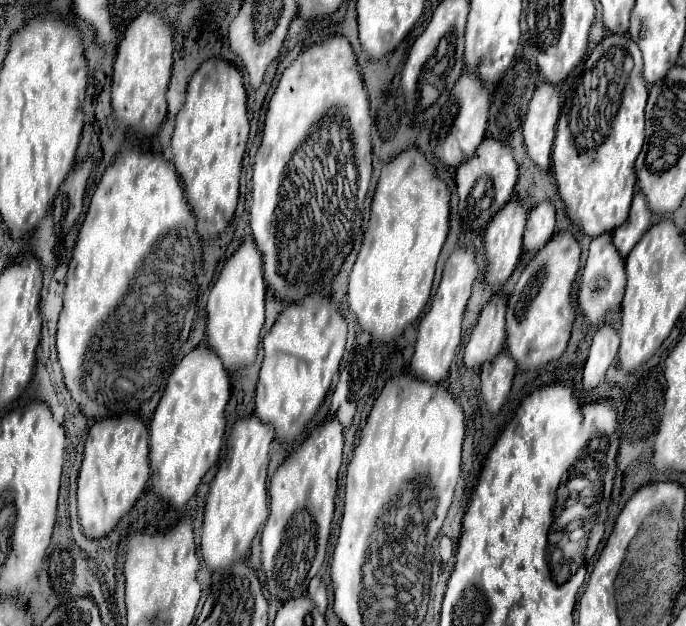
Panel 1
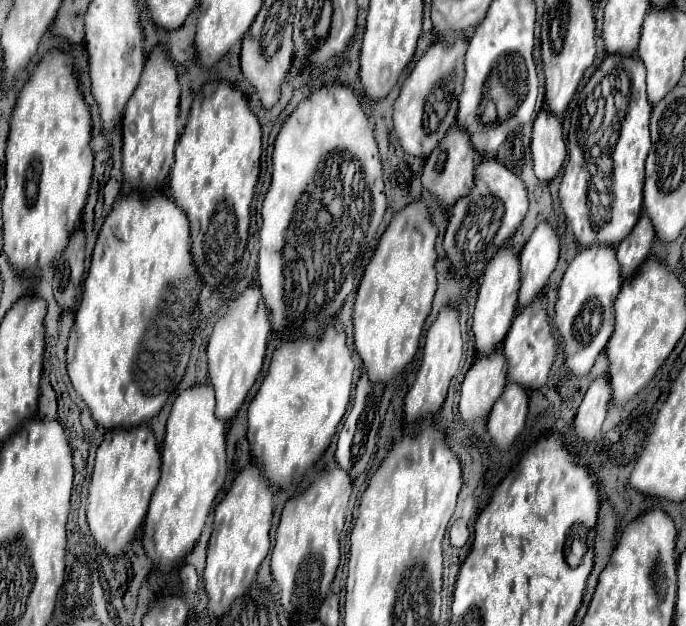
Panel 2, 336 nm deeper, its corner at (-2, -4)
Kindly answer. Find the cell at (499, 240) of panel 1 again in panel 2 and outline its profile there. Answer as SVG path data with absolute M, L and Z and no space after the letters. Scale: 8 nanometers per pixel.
M505 245L499 253L495 253L495 261L487 265L487 273L483 273L483 283L479 287L479 297L473 313L473 333L479 353L483 355L491 353L497 345L503 343L517 311L517 291L519 291L519 251L511 245Z

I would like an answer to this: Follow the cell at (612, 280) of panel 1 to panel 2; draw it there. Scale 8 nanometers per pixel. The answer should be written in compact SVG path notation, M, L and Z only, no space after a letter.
M593 245L577 253L569 263L561 287L559 301L555 305L555 327L565 341L565 367L583 377L593 367L597 355L605 349L615 323L613 303L621 289L619 263L615 261L615 249L607 245Z

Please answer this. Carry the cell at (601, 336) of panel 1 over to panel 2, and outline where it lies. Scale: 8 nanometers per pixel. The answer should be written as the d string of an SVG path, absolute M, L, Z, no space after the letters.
M597 377L587 389L577 415L575 415L575 431L579 439L585 443L593 441L601 433L601 425L605 419L605 411L611 401L611 387L607 377Z

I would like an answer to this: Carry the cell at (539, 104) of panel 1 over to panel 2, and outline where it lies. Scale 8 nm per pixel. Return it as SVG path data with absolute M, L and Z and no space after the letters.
M541 109L533 123L531 139L531 159L537 179L551 181L559 173L565 155L567 149L563 141L561 121L549 109Z

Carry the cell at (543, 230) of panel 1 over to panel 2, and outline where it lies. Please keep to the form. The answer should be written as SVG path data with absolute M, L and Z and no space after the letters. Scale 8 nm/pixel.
M543 221L535 227L533 235L529 237L521 251L521 289L519 289L521 307L531 303L541 293L549 275L555 269L557 259L559 239L553 227L547 221Z

